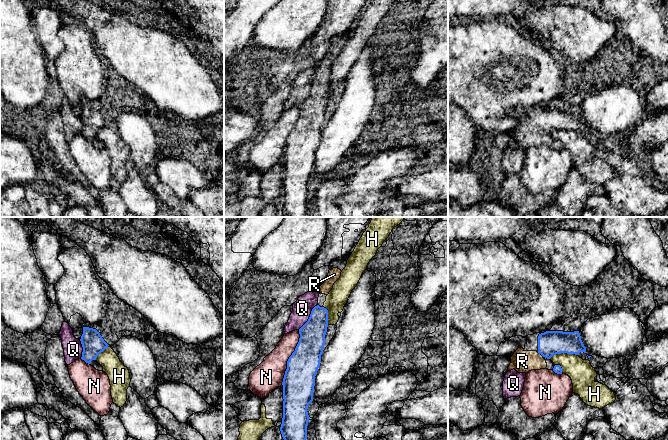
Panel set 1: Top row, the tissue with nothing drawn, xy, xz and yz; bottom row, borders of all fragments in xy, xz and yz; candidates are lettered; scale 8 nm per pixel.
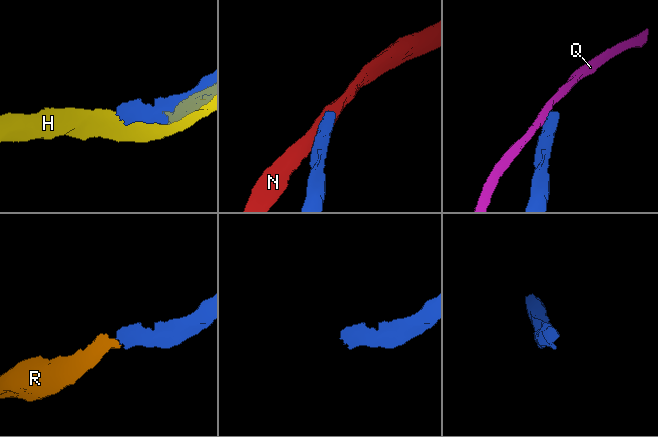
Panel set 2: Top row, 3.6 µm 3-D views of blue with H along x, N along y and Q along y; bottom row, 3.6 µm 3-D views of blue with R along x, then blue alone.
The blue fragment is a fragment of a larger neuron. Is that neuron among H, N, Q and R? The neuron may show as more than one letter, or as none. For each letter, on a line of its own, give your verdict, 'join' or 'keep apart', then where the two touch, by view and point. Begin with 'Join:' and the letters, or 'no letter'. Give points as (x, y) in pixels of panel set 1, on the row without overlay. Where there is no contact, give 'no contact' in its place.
Join: R
H: keep apart; contact yz (562, 128)
N: keep apart; contact xz (289, 133)
Q: keep apart; contact xz (309, 93)
R: join; contact yz (540, 129)

